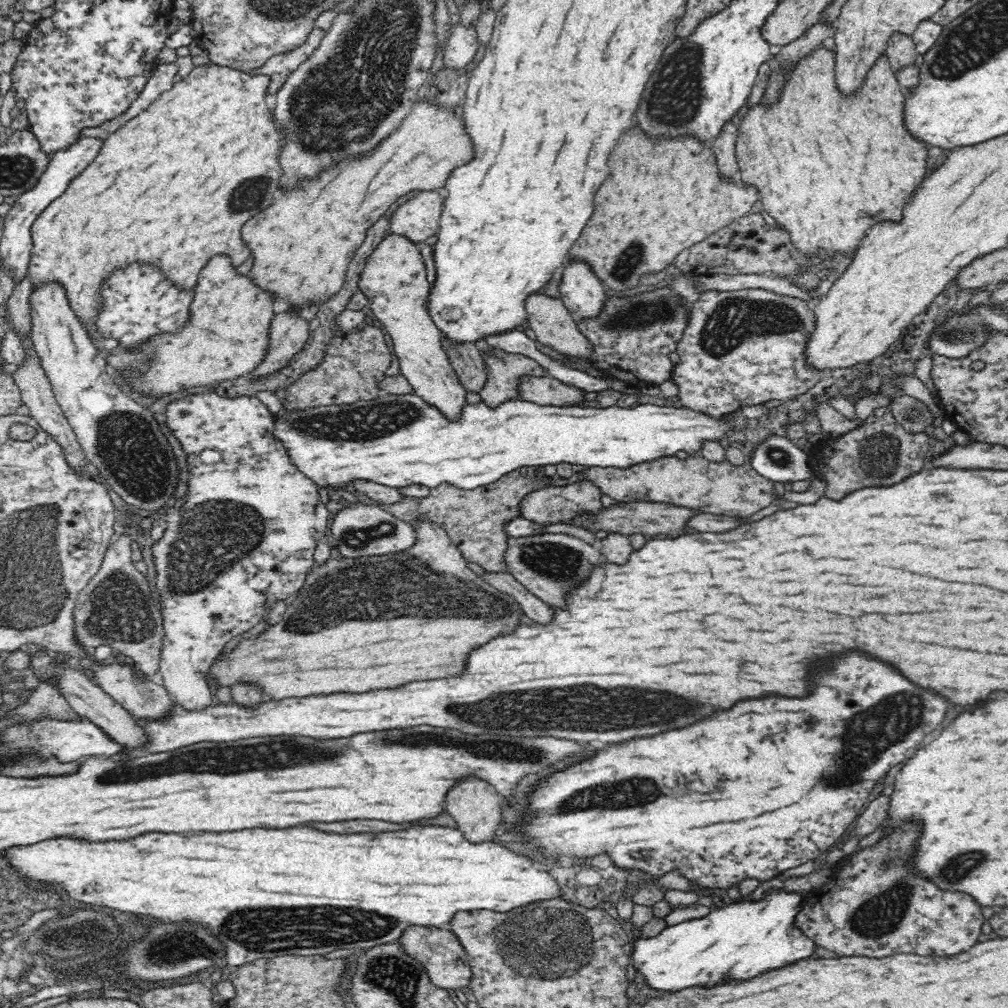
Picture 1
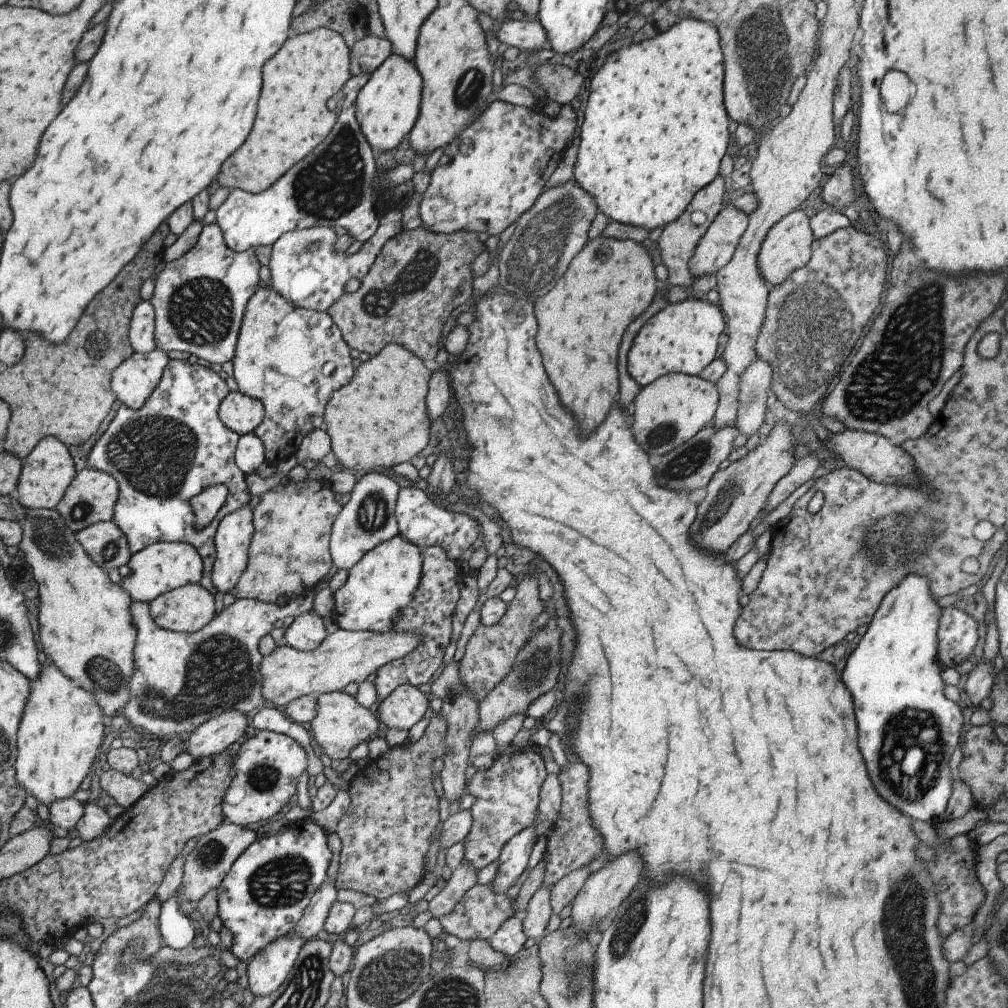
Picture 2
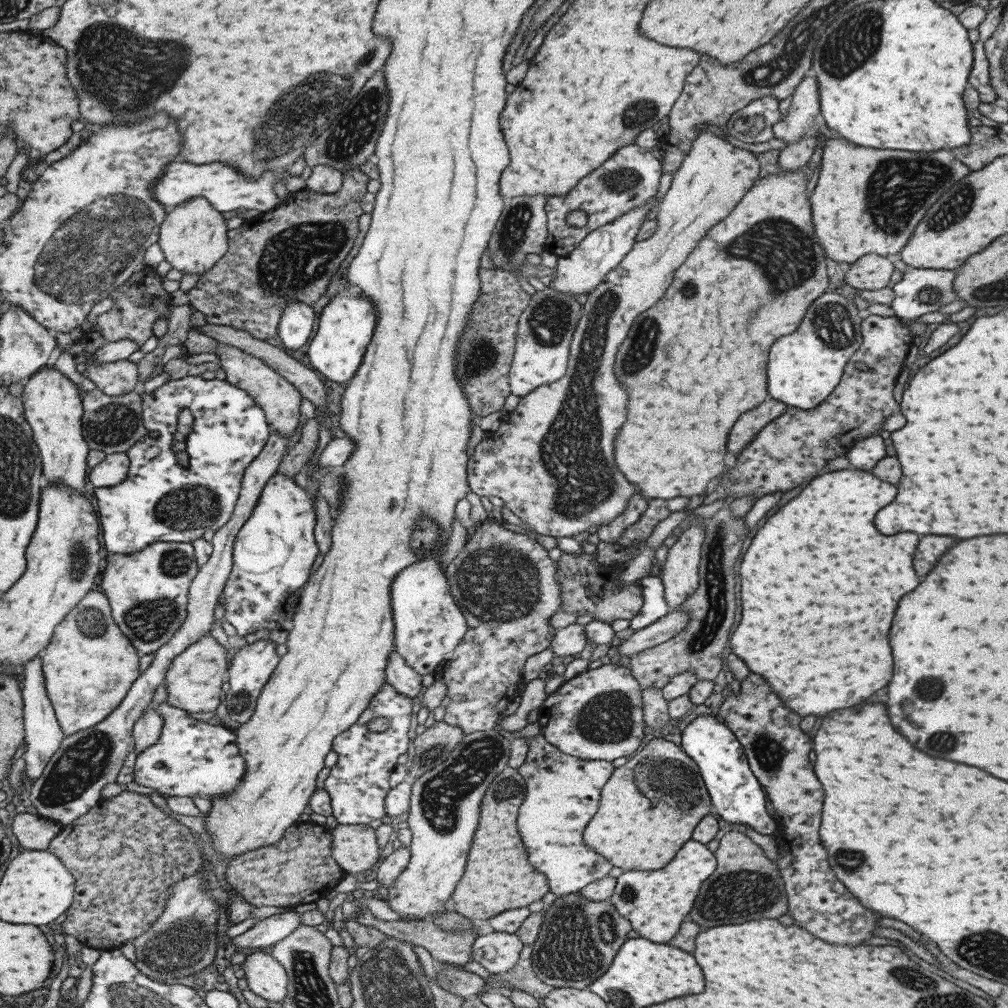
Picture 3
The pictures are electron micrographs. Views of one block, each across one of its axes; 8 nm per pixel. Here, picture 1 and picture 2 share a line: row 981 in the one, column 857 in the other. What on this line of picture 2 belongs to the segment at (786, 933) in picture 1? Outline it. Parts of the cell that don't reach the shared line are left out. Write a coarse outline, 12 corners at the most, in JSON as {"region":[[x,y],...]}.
{"region":[[928,578],[884,597],[840,674],[876,792],[928,822],[968,727]]}

